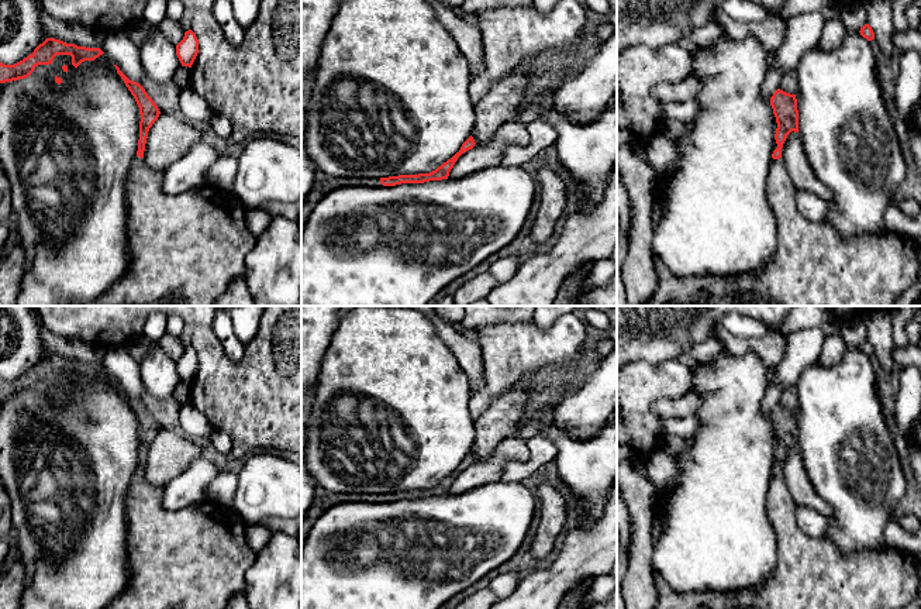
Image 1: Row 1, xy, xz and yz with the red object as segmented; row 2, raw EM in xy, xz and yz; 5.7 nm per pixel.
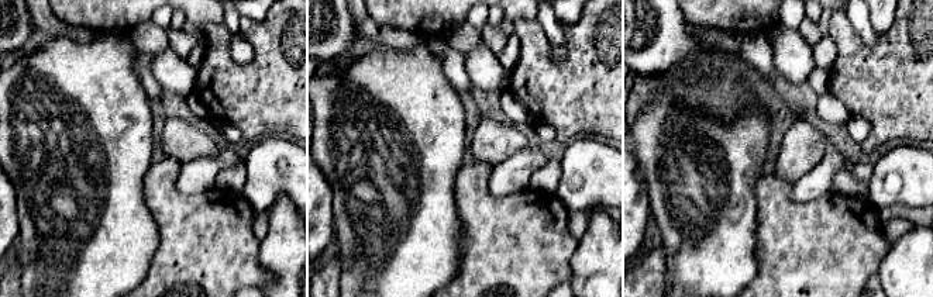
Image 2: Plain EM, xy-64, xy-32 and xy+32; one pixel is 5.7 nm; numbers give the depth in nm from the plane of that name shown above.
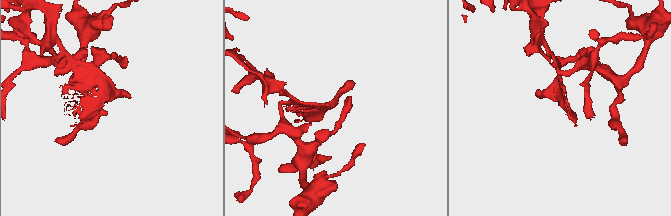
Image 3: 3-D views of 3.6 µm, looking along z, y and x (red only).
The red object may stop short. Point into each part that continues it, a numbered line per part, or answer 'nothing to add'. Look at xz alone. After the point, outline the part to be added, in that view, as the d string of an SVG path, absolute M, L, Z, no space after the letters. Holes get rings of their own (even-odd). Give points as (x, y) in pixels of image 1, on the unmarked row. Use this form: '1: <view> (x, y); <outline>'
nothing to add

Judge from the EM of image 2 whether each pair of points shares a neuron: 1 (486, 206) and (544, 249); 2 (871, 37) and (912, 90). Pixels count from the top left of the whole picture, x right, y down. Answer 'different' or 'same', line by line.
1: same
2: different

